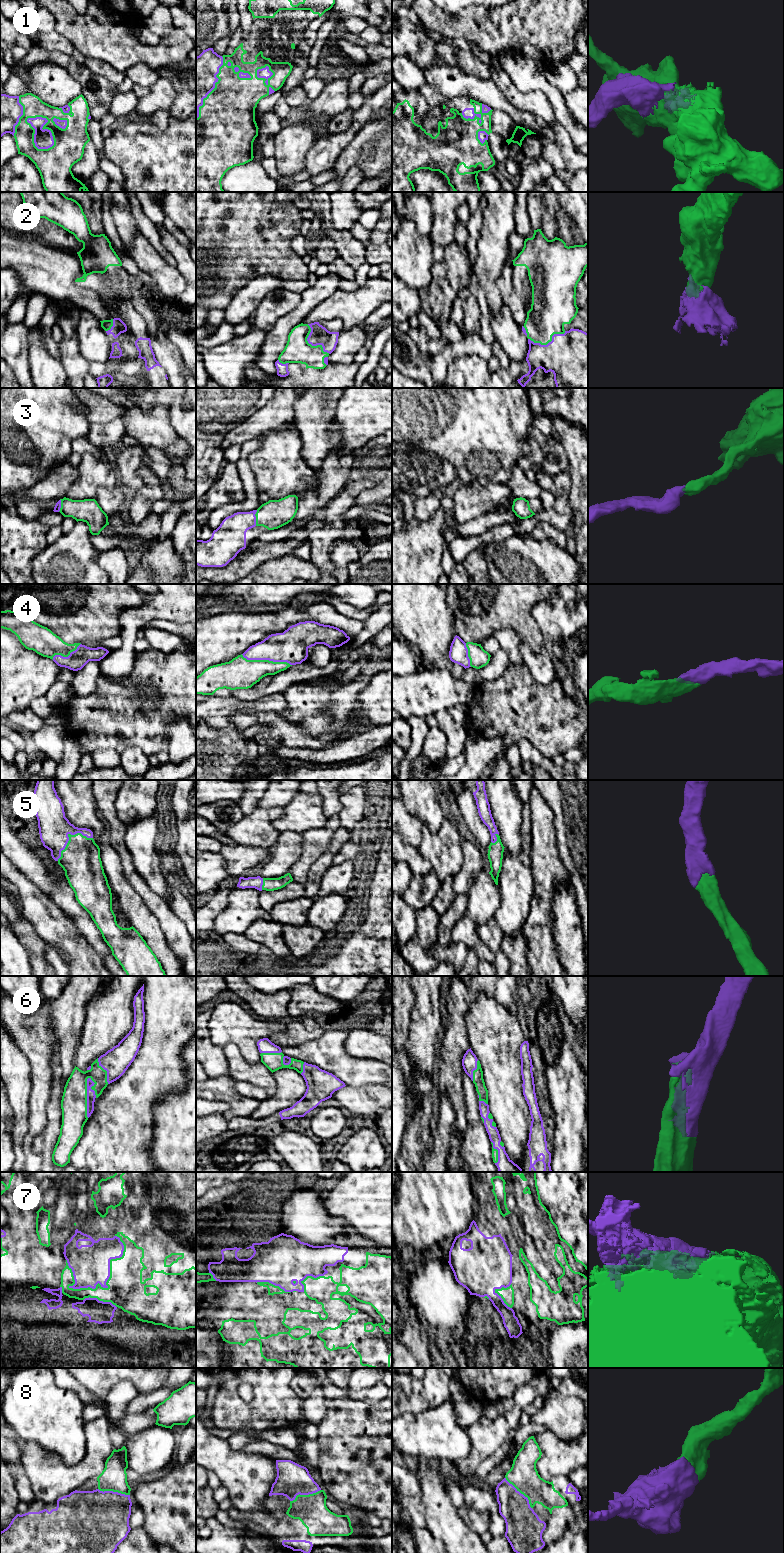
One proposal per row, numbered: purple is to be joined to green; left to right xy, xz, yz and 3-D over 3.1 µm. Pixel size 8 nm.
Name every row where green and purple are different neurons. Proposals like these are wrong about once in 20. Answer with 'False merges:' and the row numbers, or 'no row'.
False merges: no row

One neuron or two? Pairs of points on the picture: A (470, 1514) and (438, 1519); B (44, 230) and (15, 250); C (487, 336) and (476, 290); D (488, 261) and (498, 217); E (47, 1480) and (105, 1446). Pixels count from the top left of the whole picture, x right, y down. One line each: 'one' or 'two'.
A: two
B: two
C: one
D: one
E: one

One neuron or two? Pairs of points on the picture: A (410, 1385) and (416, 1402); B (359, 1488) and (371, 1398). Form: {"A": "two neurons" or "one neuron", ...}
{"A": "one neuron", "B": "two neurons"}

